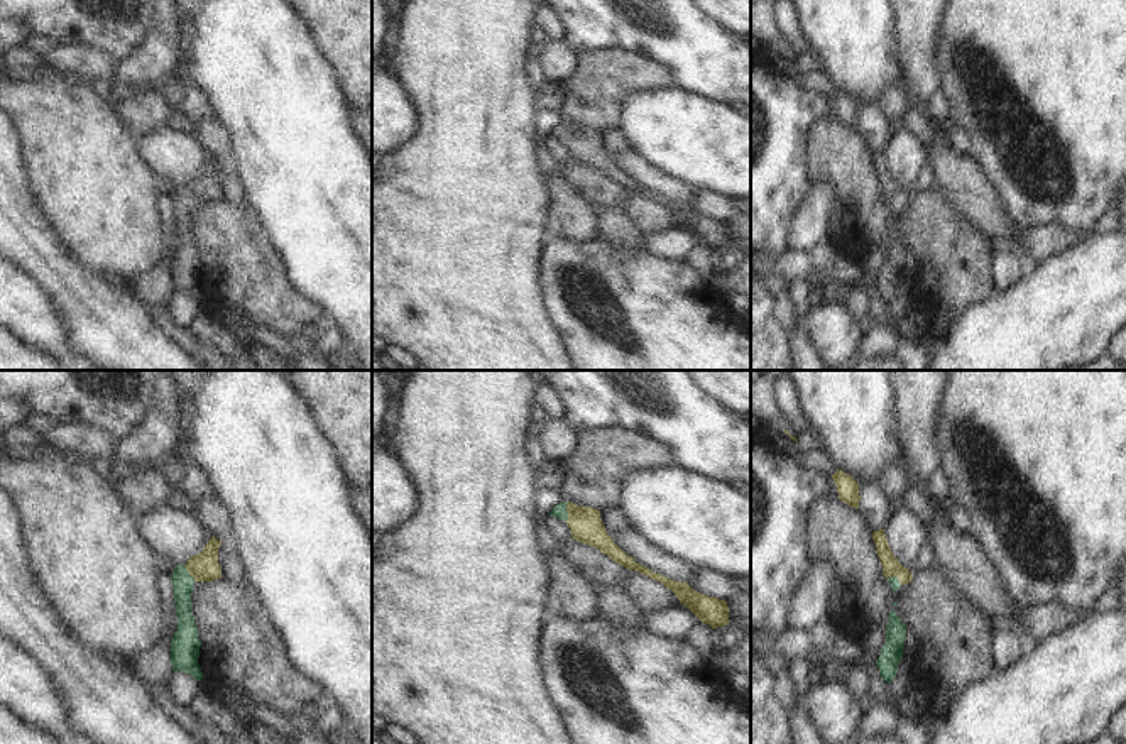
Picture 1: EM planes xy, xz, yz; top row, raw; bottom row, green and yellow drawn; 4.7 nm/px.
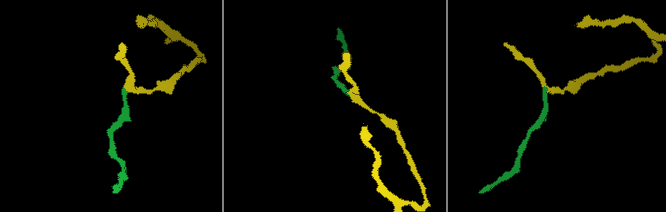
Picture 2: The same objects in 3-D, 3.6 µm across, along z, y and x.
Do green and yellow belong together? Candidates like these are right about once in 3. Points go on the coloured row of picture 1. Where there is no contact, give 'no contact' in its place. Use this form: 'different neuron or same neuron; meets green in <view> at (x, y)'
same neuron; meets green in xz at (567, 511)

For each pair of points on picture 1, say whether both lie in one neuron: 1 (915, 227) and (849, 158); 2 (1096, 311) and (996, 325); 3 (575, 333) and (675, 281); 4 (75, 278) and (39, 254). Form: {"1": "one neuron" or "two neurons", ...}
{"1": "one neuron", "2": "one neuron", "3": "one neuron", "4": "one neuron"}

